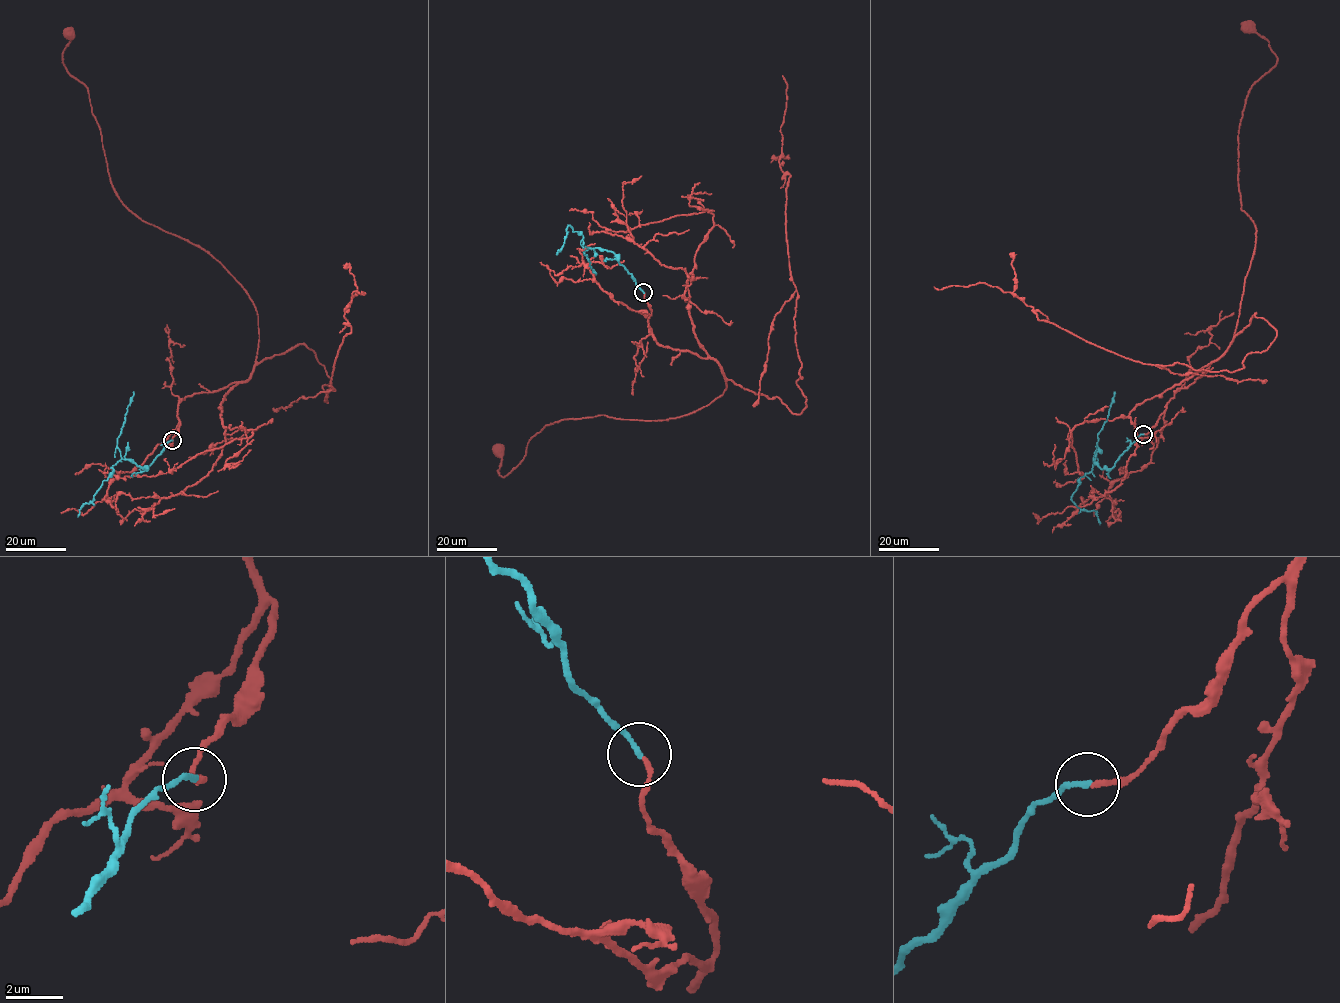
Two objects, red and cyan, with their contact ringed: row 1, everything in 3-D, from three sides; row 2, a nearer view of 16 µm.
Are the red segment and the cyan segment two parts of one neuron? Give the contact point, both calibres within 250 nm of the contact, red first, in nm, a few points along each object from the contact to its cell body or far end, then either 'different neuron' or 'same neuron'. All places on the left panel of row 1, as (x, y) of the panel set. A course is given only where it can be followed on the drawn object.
at (172, 440); 160 nm thick on the red side, 180 nm on the other; red runs (172, 441), (179, 401), (251, 374), (258, 314), (217, 260), (118, 197), (88, 88), (63, 62), (67, 34); cyan runs (172, 440), (146, 469), (121, 459), (110, 467), (113, 470), (93, 499), (79, 510), (78, 517); same neuron

